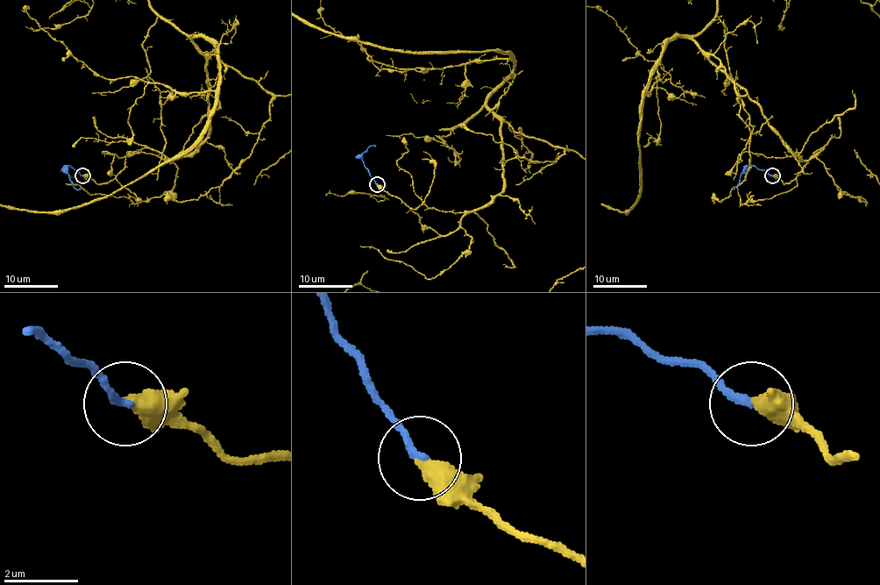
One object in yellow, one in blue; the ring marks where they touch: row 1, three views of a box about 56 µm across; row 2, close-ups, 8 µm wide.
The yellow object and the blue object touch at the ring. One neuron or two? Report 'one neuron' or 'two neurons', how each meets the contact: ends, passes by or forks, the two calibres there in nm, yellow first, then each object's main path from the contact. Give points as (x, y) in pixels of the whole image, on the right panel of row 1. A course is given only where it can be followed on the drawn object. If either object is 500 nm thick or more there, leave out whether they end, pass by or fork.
one neuron; yellow ends; blue ends; calibres 460 and 200 nm; course yellow (772, 176), (787, 184), (823, 148), (797, 156), (674, 37), (643, 106), (640, 195), (602, 204); course blue (772, 176), (754, 166), (747, 167), (734, 189)

